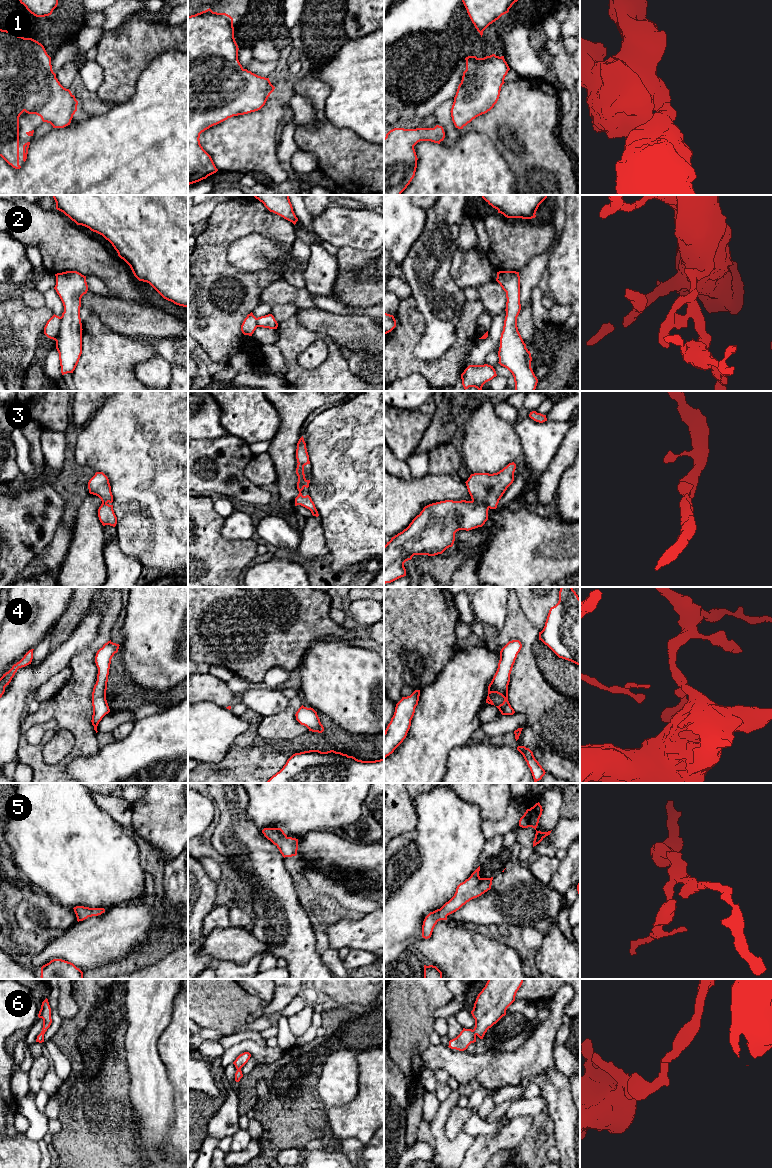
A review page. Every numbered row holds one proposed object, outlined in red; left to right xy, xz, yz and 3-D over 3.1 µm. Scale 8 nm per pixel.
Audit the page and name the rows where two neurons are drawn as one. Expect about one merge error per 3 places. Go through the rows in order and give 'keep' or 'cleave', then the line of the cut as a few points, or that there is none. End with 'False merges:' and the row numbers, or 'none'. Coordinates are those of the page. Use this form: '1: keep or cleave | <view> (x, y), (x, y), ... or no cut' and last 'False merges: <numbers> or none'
1: keep | no cut
2: keep | no cut
3: keep | no cut
4: keep | no cut
5: keep | no cut
6: keep | no cut
False merges: none

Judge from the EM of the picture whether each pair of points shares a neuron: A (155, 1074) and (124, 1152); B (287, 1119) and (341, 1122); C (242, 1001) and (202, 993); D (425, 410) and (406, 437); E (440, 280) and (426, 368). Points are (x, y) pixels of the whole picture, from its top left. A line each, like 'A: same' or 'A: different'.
A: different
B: different
C: same
D: same
E: different

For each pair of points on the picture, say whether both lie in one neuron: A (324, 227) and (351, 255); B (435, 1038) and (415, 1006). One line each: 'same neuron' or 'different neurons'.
A: different neurons
B: different neurons

